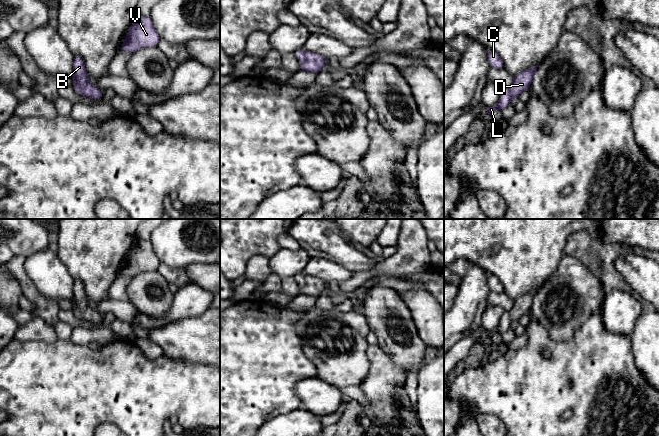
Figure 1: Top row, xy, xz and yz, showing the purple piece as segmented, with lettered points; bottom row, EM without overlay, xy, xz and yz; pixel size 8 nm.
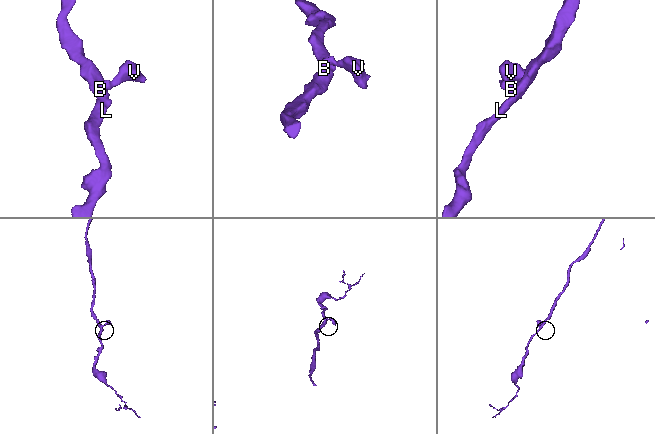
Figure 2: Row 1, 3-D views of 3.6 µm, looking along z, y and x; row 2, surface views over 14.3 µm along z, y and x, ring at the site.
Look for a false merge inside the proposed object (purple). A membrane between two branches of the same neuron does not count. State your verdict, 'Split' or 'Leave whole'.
Leave whole

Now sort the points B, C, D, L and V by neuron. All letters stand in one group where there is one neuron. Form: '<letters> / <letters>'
B C D L V

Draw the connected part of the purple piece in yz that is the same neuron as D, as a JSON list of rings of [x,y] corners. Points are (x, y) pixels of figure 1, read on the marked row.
[[[538,65],[531,66],[525,71],[519,72],[517,75],[513,76],[512,84],[503,89],[496,105],[492,107],[485,107],[487,113],[492,115],[495,109],[502,111],[507,105],[510,104],[513,97],[518,97],[520,93],[530,87],[537,67]]]

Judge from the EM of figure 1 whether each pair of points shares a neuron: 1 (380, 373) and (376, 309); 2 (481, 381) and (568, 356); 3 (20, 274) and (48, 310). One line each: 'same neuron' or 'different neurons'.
1: different neurons
2: same neuron
3: same neuron

